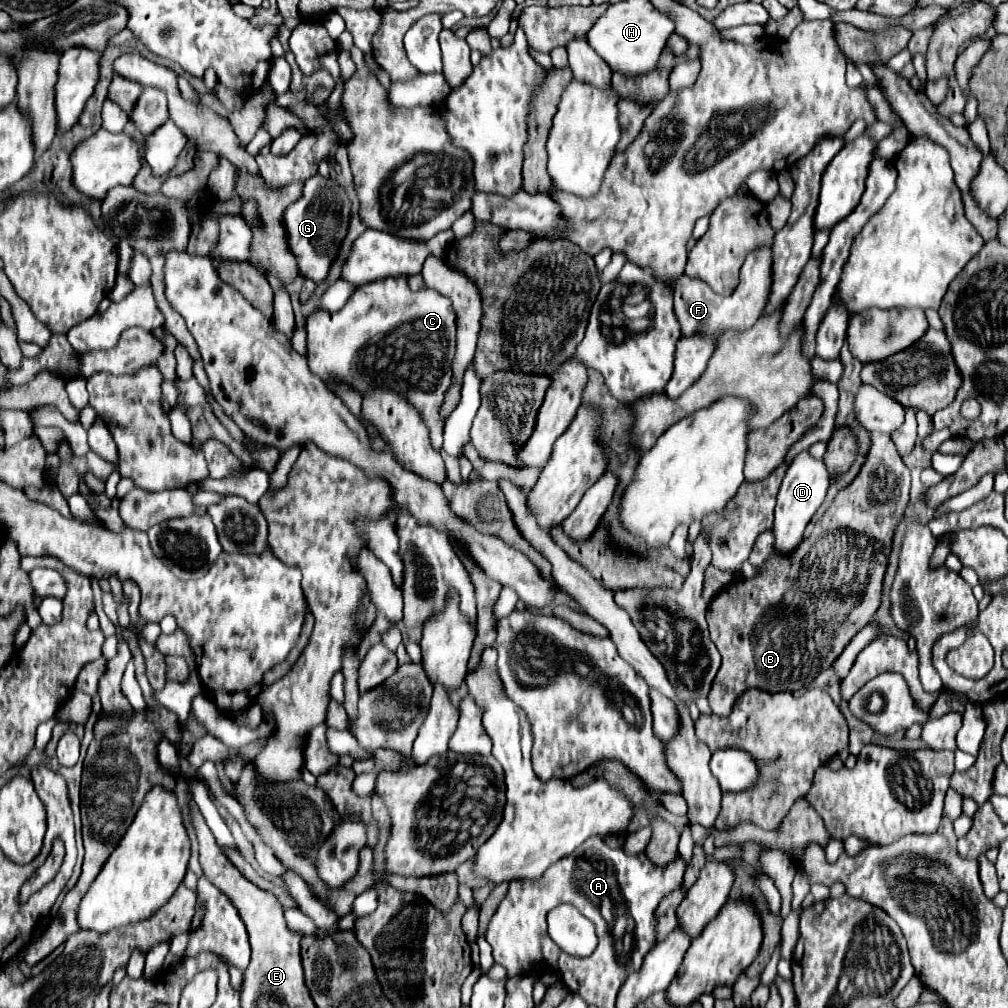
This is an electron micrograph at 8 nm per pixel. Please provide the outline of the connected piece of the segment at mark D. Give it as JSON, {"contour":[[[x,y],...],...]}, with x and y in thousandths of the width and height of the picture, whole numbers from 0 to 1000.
{"contour":[[[795,448],[785,462],[781,464],[781,470],[775,478],[773,490],[771,490],[771,502],[769,502],[769,518],[767,518],[767,532],[769,532],[769,546],[779,550],[793,542],[797,536],[797,526],[811,508],[811,504],[816,500],[818,490],[822,484],[822,470],[816,460],[816,456],[809,456],[801,448]]]}

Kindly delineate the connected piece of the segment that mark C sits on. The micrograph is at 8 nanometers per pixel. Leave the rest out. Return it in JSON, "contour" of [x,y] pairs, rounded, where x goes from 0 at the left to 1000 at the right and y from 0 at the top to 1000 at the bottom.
{"contour":[[[382,276],[356,284],[344,302],[336,310],[314,308],[305,315],[305,357],[307,367],[314,373],[322,373],[326,379],[340,379],[362,391],[368,385],[384,385],[404,395],[418,413],[424,411],[424,425],[428,442],[438,448],[439,440],[439,417],[436,415],[436,399],[439,397],[439,387],[447,379],[447,355],[451,349],[451,308],[447,300],[434,288],[422,286],[418,290],[408,290],[404,276]]]}

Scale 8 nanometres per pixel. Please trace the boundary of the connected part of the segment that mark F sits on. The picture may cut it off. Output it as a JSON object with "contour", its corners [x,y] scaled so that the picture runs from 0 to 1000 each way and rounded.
{"contour":[[[765,244],[757,248],[749,248],[739,256],[739,262],[735,264],[735,280],[729,286],[725,294],[713,294],[709,292],[701,280],[695,276],[686,276],[682,272],[676,272],[674,276],[652,276],[654,280],[666,284],[668,288],[668,310],[672,313],[672,319],[676,323],[676,333],[689,333],[689,331],[705,331],[715,333],[723,327],[737,329],[743,327],[751,315],[755,313],[755,308],[759,304],[763,284],[765,284]]]}

